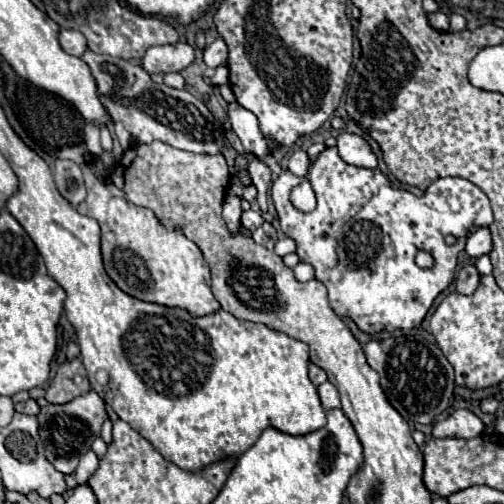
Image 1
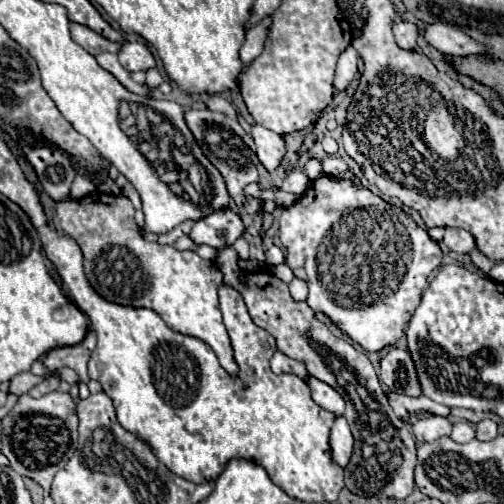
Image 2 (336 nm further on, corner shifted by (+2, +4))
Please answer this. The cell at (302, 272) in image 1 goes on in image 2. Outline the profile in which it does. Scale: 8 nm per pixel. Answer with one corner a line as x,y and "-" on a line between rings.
295,277
291,283
289,283
289,291
293,295
295,301
305,301
307,299
307,285
305,281
301,281
299,277

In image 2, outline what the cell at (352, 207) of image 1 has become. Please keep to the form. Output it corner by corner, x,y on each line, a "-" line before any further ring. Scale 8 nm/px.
319,175
313,179
313,185
311,189
307,189
293,205
289,207
283,207
281,209
281,217
279,217
279,239
283,243
283,247
287,249
287,265
293,269
295,277
301,277
303,281
307,281
309,285
309,297
307,297
307,305
313,309
313,311
321,311
325,313
343,333
347,333
355,343
359,343
365,351
381,351
389,345
393,345
403,333
405,333
405,327
409,323
409,319
413,317
417,305
421,303
421,293
423,293
423,287
429,283
429,275
441,265
441,257
443,257
443,251
439,247
437,241
433,241
425,229
421,229
413,217
409,213
405,213
403,209
383,201
379,195
375,195
371,189
363,187
363,185
355,185
353,181
349,179
339,179
339,177
331,177
331,175

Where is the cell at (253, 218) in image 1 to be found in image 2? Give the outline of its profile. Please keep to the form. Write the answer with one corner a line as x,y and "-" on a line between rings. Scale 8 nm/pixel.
227,207
221,211
213,211
209,217
197,221
189,237
195,243
205,243
215,249
221,249
221,247
233,245
233,241
243,233
245,233
245,225
241,217

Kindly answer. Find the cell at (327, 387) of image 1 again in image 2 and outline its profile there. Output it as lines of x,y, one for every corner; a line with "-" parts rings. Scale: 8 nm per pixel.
309,377
307,383
311,387
311,395
313,395
313,401
317,405
321,405
323,409
327,409
327,411
331,411
335,415
343,415
345,401
333,387
329,387
327,383
323,383
323,381
315,379
315,377

